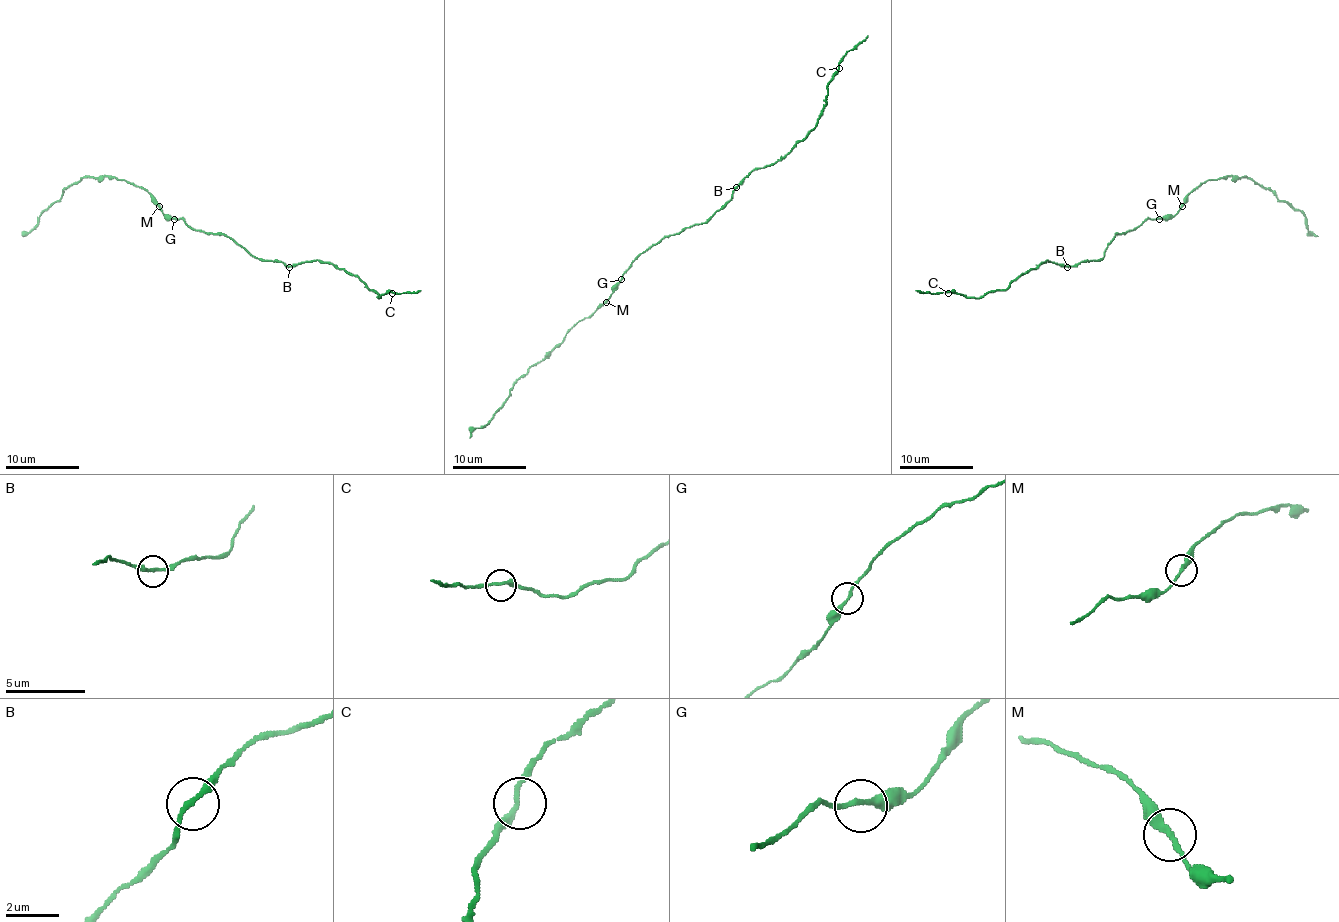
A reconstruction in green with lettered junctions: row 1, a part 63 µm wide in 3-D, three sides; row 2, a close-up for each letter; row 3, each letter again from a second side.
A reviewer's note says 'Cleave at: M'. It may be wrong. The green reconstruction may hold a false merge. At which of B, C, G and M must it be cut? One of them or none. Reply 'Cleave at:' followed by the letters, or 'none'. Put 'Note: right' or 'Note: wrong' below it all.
Cleave at: none
Note: wrong

